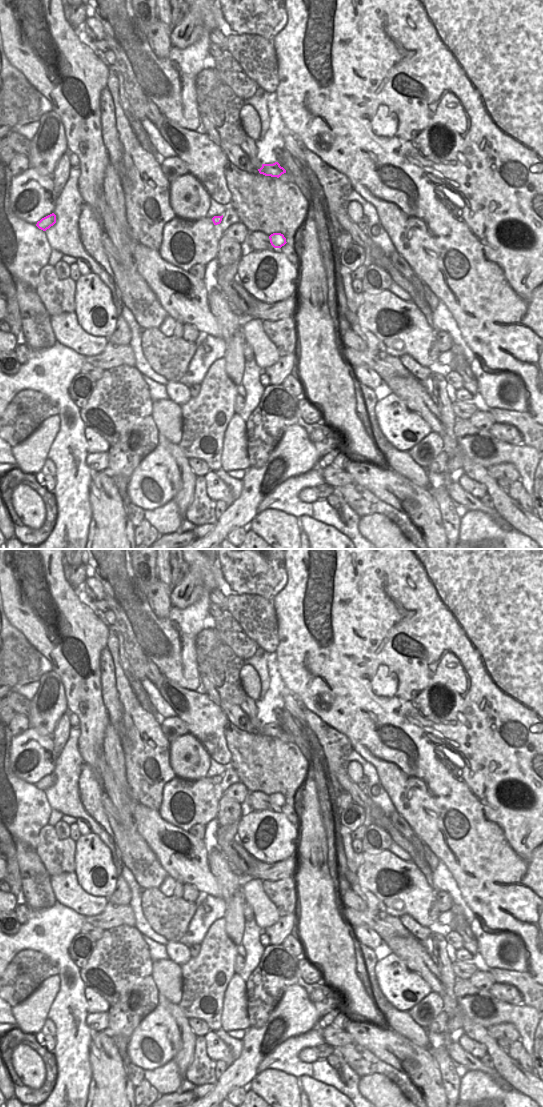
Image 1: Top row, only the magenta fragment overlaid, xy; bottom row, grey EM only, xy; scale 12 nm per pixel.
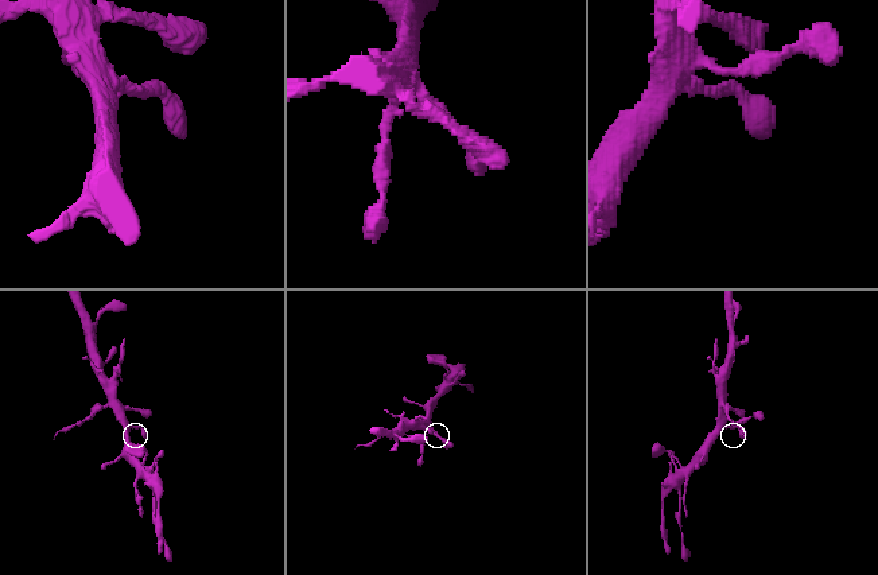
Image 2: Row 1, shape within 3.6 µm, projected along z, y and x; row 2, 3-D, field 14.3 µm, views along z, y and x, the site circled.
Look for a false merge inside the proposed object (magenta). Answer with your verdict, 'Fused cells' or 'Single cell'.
Single cell

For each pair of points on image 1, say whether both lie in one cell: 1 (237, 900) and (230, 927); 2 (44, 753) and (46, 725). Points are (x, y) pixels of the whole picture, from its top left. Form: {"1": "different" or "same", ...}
{"1": "same", "2": "different"}

